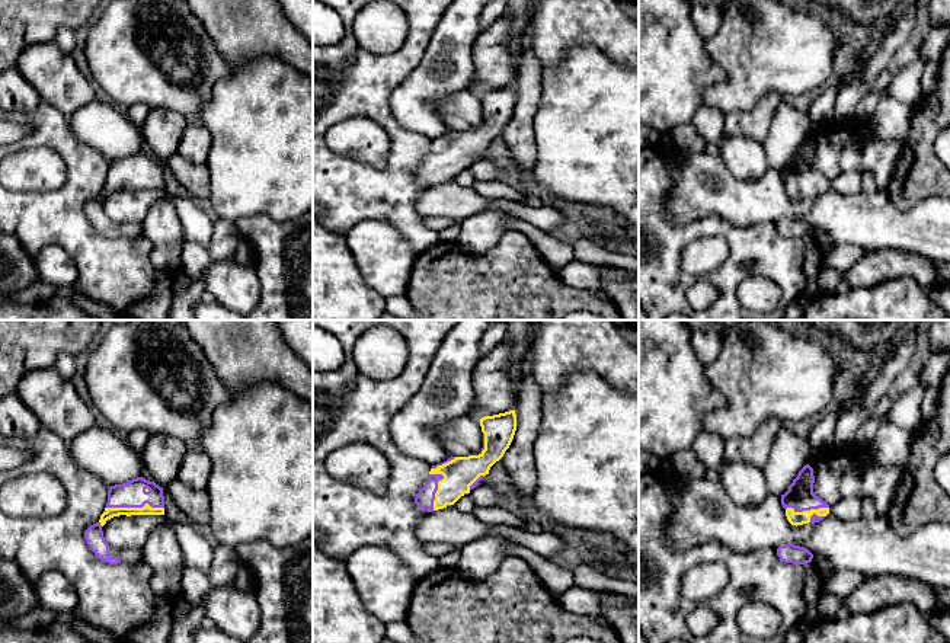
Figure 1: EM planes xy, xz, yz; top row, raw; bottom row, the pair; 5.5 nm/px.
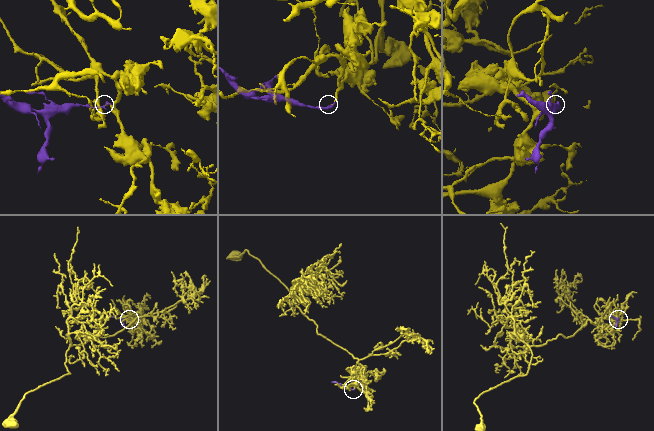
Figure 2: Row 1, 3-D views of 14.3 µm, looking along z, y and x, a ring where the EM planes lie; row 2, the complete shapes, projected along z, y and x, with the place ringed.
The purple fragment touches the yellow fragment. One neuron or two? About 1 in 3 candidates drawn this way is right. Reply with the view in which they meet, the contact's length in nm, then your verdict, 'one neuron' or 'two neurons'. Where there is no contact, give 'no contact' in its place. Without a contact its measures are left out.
xy | 340 nm | one neuron

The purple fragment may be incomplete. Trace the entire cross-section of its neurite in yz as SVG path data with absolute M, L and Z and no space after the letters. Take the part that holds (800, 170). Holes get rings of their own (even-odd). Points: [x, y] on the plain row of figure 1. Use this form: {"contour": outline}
{"contour": "M806 138L781 169L781 179L791 199L815 198L829 188L829 179L813 167L813 143Z"}

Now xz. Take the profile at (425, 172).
{"contour": "M515 84L484 90L480 93L480 100L482 127L468 131L451 129L447 135L432 140L428 156L415 172L419 182L434 186L451 180L489 148L490 141L503 131L514 113Z"}

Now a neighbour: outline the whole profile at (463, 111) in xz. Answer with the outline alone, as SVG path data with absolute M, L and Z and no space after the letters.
M458 92L441 100L438 111L452 131L479 129L483 122L480 93Z

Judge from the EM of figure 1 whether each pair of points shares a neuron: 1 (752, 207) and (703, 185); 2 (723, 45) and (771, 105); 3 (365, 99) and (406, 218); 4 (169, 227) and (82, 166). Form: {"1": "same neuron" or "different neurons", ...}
{"1": "same neuron", "2": "different neurons", "3": "same neuron", "4": "different neurons"}

